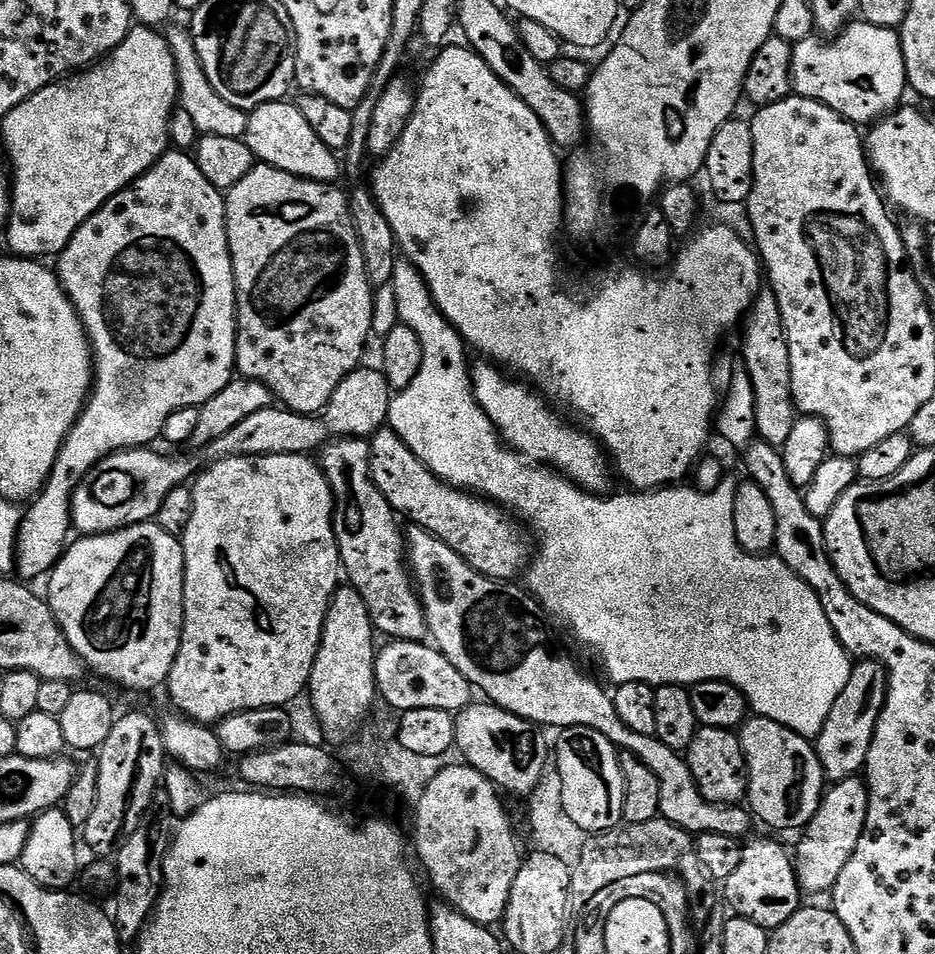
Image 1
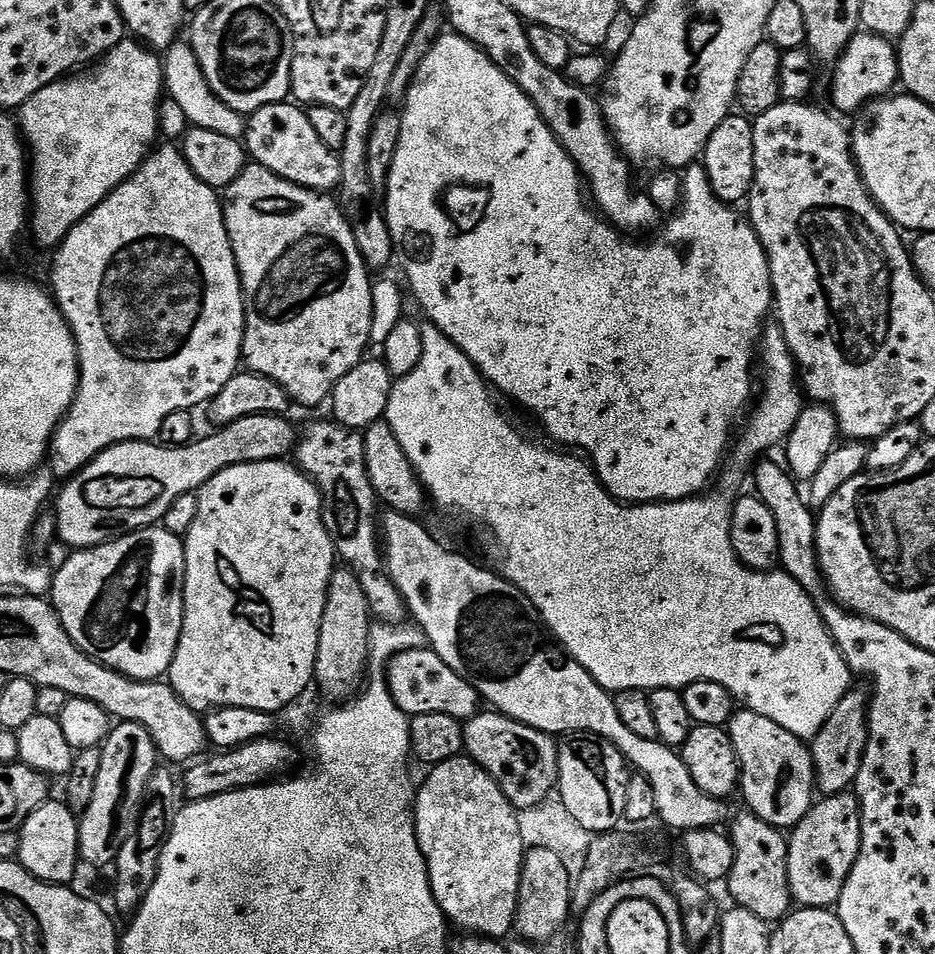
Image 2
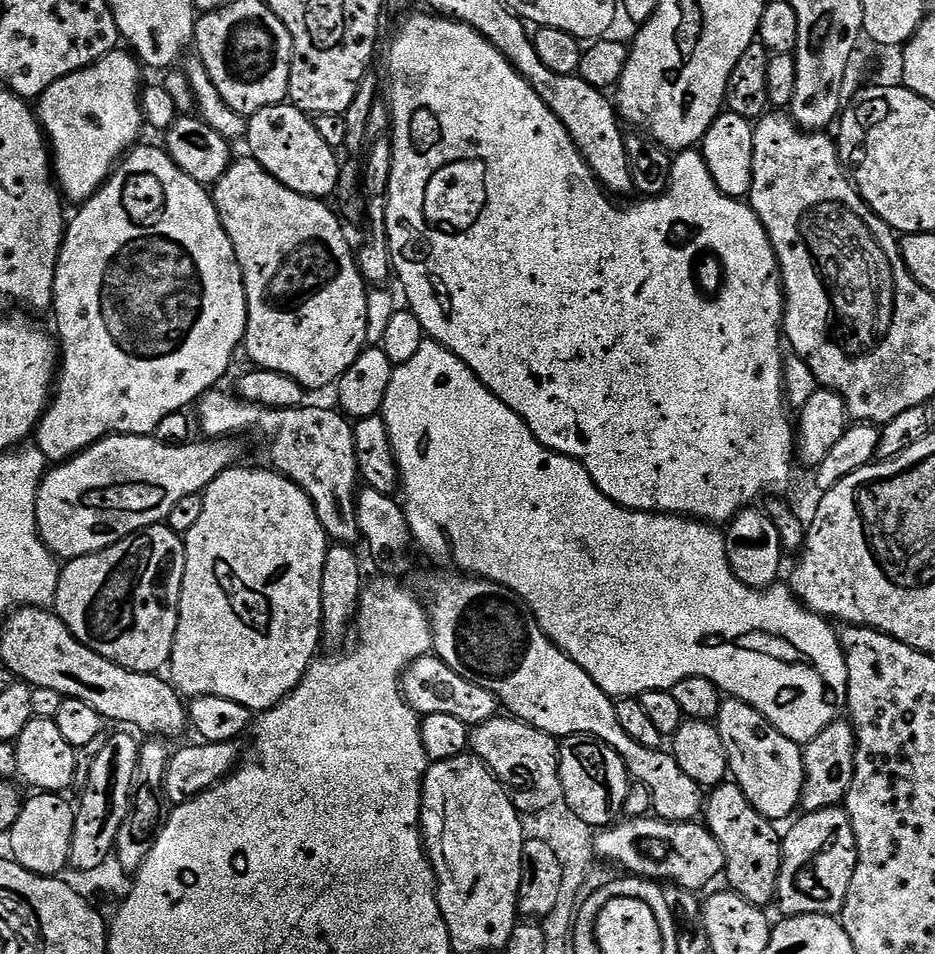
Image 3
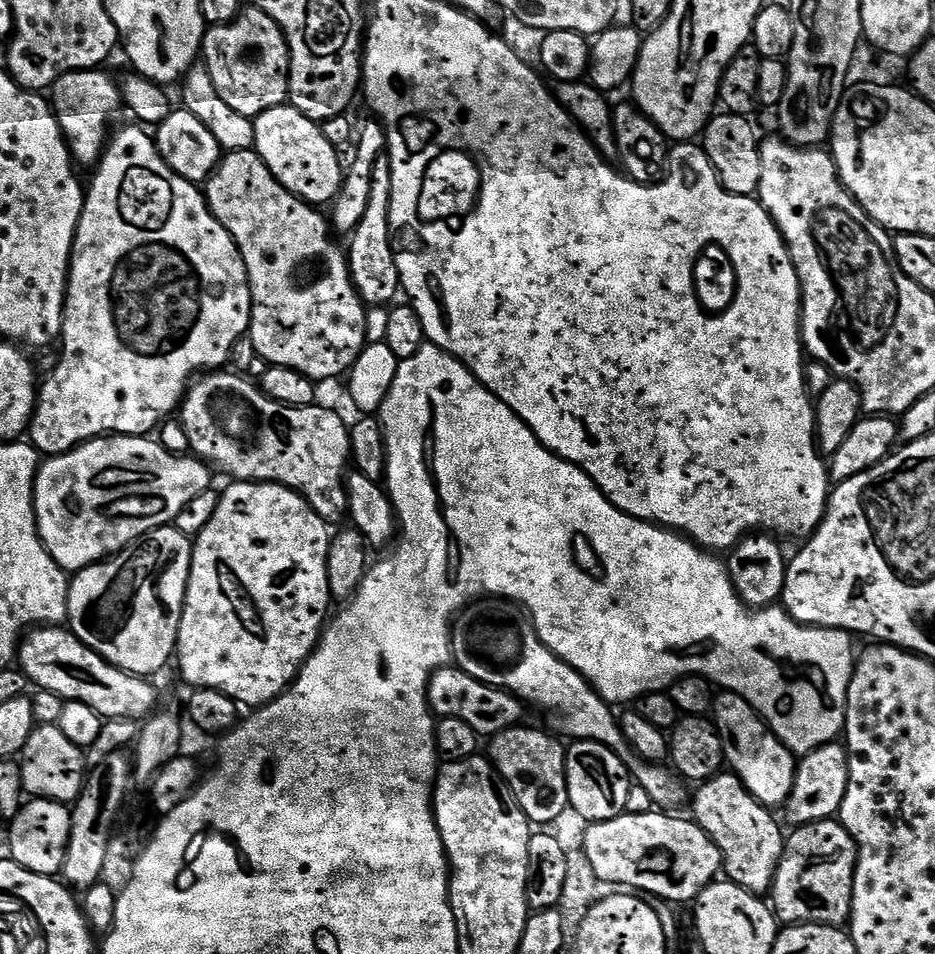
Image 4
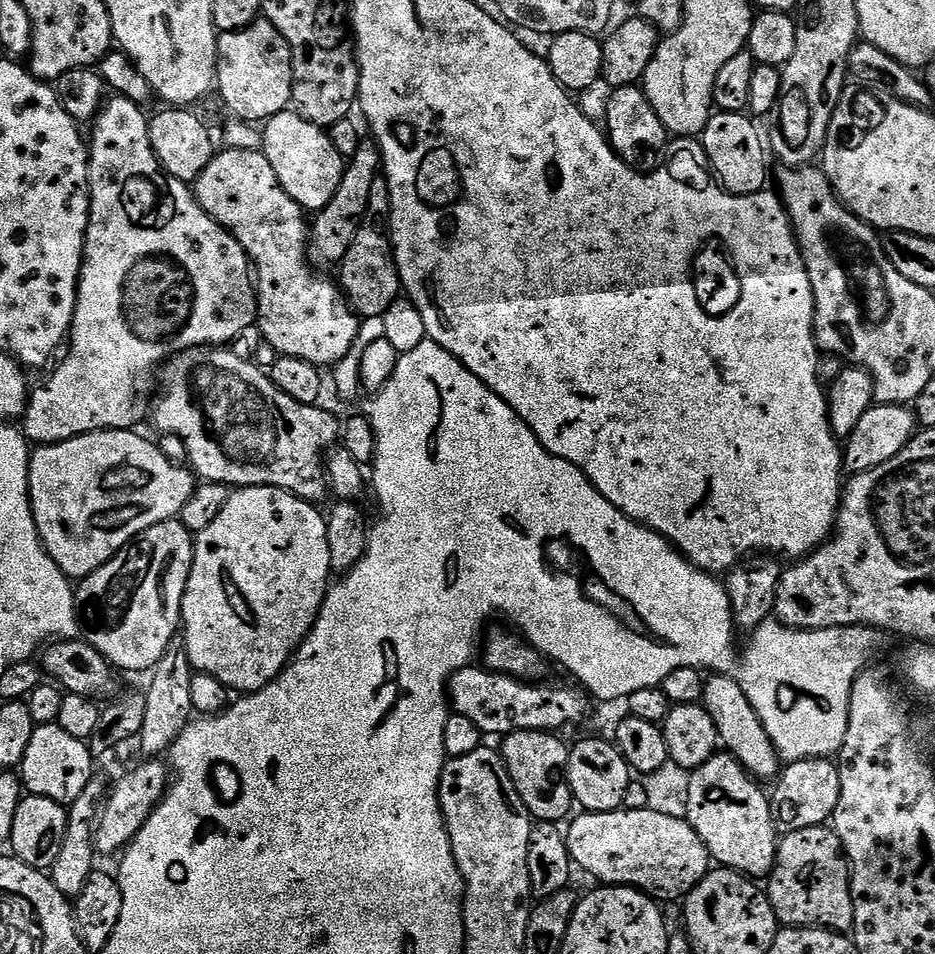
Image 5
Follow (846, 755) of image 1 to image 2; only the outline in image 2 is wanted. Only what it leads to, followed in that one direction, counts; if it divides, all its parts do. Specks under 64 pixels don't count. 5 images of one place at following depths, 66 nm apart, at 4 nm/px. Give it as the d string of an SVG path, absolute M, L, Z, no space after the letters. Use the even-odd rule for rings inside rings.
M853 686L834 706L834 714L826 718L824 728L810 742L812 765L816 767L816 792L821 797L836 796L848 792L855 785L858 770L868 741L868 706L870 692L867 687Z

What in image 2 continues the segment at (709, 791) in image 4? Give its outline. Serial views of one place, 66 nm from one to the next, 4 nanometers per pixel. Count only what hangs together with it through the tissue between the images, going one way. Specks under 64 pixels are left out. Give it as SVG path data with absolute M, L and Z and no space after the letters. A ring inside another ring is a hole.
M741 812L736 821L731 821L730 839L736 857L726 887L739 907L750 910L750 914L758 914L758 918L763 920L779 922L794 908L792 891L788 885L788 842L785 833L762 822L762 818L752 812Z

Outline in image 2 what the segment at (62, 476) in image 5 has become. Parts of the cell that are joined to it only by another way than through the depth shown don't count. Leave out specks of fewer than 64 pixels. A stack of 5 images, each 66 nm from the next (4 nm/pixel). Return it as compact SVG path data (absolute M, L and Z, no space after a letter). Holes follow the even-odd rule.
M258 414L257 416L247 416L246 418L238 418L238 422L230 422L229 424L217 427L216 432L212 432L209 436L193 439L190 444L183 444L177 448L165 448L159 442L149 442L146 440L131 440L125 444L115 444L110 446L102 454L98 454L98 458L94 458L89 464L83 468L81 472L75 476L67 477L63 481L64 484L60 488L60 493L56 496L56 512L54 511L54 519L56 521L56 534L59 543L69 544L69 549L79 550L81 548L93 548L99 544L105 544L108 540L115 540L118 536L124 536L127 532L136 532L140 528L150 528L159 525L164 519L166 510L170 510L170 506L174 503L174 498L182 498L182 494L187 492L199 493L200 487L206 482L210 482L210 478L214 478L214 474L218 474L222 470L226 470L230 466L238 466L239 464L253 464L254 462L266 462L267 460L283 460L295 449L298 443L297 429L292 429L292 424L288 418L284 416L267 416L266 414Z

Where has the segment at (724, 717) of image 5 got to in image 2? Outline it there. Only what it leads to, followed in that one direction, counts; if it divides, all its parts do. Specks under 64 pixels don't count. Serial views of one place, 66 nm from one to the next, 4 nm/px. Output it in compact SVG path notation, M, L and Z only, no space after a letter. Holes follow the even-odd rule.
M747 710L733 711L726 731L740 763L738 788L744 791L747 811L775 828L795 828L812 808L816 792L816 767L812 765L809 745L790 730L782 730L778 722Z

